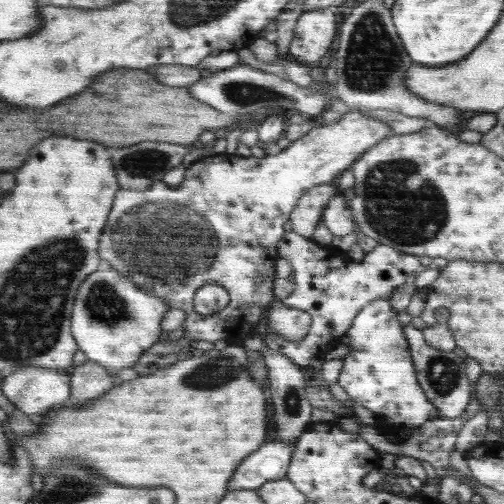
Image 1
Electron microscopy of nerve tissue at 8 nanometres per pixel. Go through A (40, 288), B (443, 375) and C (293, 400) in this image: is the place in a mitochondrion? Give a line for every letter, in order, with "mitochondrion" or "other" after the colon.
A: mitochondrion
B: mitochondrion
C: mitochondrion

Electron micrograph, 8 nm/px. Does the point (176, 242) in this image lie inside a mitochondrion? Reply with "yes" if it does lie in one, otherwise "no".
yes

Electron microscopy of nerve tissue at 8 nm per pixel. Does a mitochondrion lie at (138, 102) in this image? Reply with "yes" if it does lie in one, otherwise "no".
no

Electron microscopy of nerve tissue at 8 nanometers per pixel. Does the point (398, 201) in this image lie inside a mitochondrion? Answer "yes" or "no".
yes

